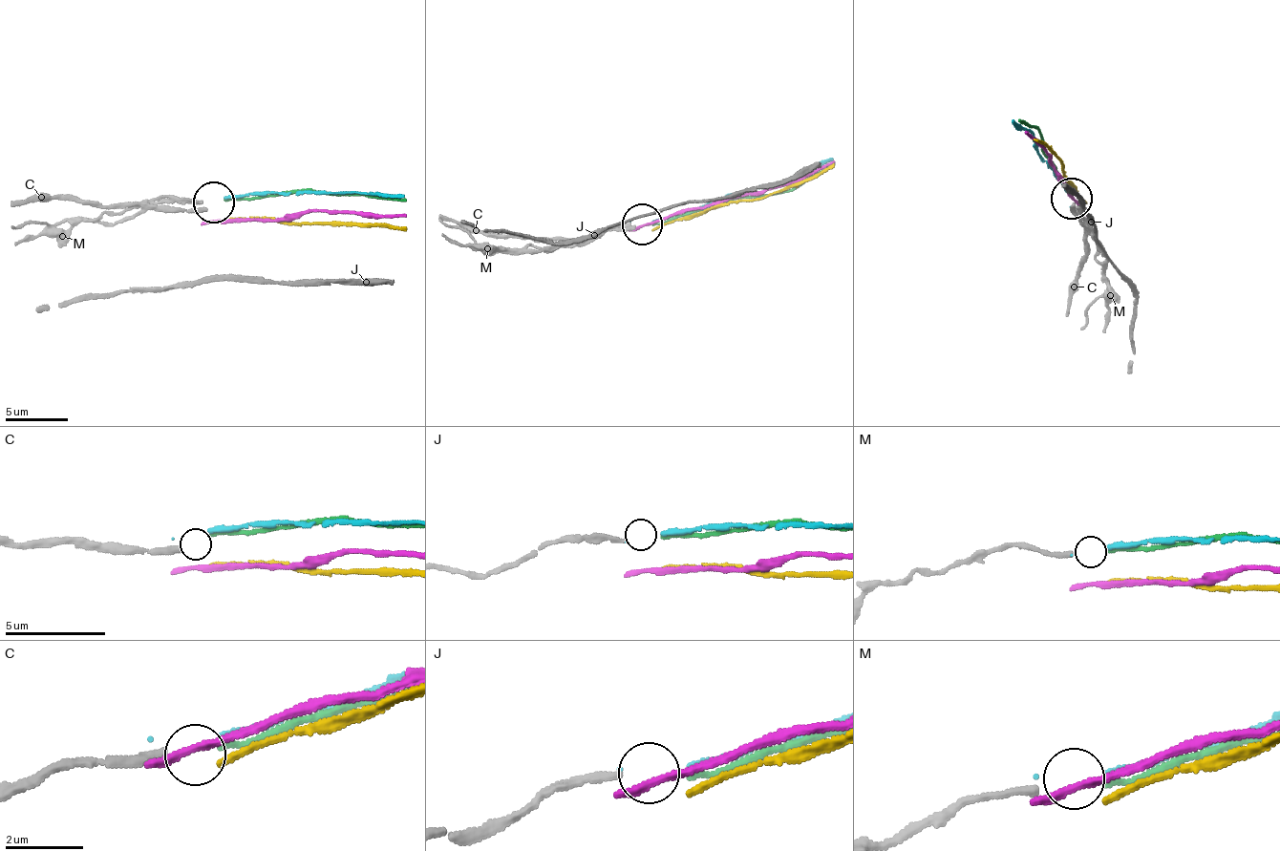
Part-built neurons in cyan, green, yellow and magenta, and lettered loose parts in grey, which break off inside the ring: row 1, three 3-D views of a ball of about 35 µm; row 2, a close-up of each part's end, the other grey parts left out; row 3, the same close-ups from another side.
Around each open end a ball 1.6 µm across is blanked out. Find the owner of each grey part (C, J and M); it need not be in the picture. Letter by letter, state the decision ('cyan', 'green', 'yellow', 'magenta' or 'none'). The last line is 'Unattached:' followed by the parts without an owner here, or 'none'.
C: none
J: cyan
M: green
Unattached: C

